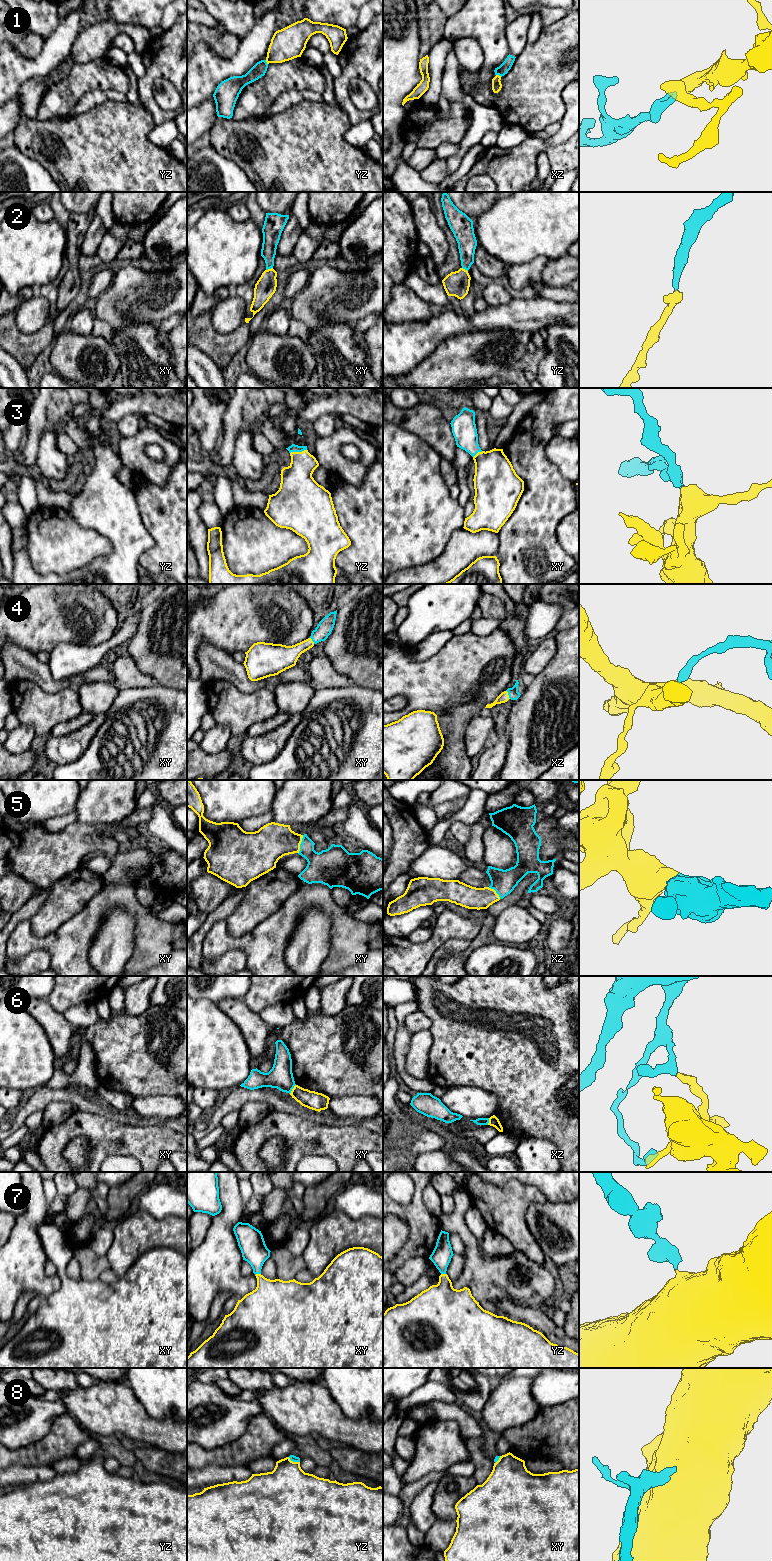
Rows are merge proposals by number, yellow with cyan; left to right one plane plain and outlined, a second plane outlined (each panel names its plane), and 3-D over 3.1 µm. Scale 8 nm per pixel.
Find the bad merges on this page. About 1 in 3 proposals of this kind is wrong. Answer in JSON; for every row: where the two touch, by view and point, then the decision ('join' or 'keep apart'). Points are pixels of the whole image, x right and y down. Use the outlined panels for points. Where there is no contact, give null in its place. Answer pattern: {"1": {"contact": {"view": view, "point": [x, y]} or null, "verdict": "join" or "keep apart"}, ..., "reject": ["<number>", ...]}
{"1": {"contact": {"view": "xz", "point": [498, 75]}, "verdict": "join"}, "2": {"contact": {"view": "xy", "point": [269, 269]}, "verdict": "join"}, "3": {"contact": {"view": "yz", "point": [298, 452]}, "verdict": "join"}, "4": {"contact": {"view": "xz", "point": [507, 694]}, "verdict": "join"}, "5": {"contact": {"view": "xy", "point": [300, 843]}, "verdict": "join"}, "6": {"contact": {"view": "xy", "point": [292, 1089]}, "verdict": "keep apart"}, "7": {"contact": {"view": "xy", "point": [257, 1274]}, "verdict": "join"}, "8": {"contact": {"view": "yz", "point": [294, 1462]}, "verdict": "join"}, "reject": ["6"]}

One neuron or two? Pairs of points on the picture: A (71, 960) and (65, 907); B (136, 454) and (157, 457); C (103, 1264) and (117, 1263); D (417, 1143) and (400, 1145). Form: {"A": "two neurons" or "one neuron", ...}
{"A": "two neurons", "B": "two neurons", "C": "two neurons", "D": "two neurons"}

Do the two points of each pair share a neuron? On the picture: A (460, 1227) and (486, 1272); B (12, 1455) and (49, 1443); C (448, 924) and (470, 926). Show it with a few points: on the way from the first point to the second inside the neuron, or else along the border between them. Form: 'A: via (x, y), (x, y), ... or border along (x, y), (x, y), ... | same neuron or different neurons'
A: via (468, 1238), (476, 1261) | same neuron
B: via (21, 1455), (34, 1455), (40, 1450) | same neuron
C: via (453, 925), (465, 926) | same neuron

